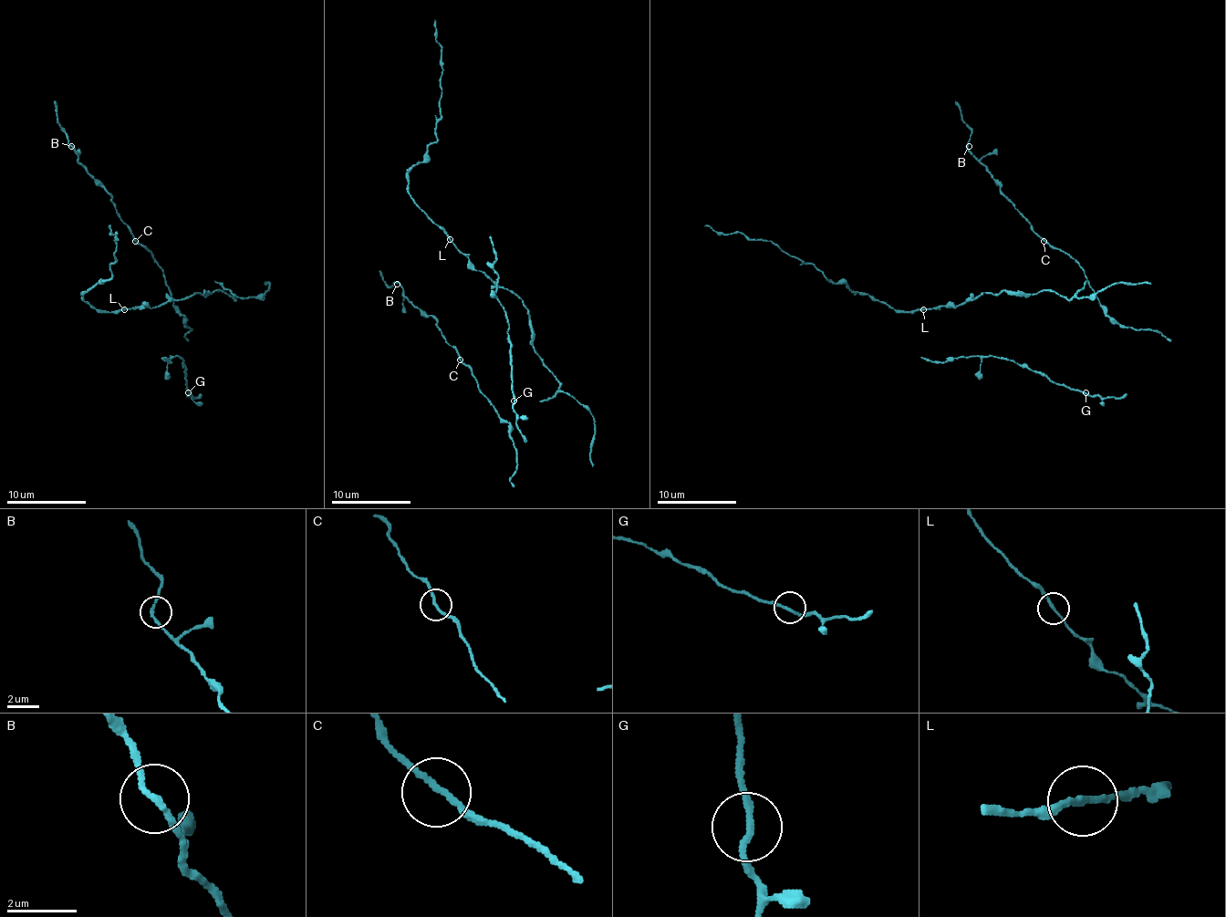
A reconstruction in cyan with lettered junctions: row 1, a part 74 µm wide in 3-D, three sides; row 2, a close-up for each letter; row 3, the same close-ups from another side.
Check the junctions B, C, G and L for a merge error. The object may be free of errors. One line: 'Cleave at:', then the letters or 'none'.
Cleave at: L

